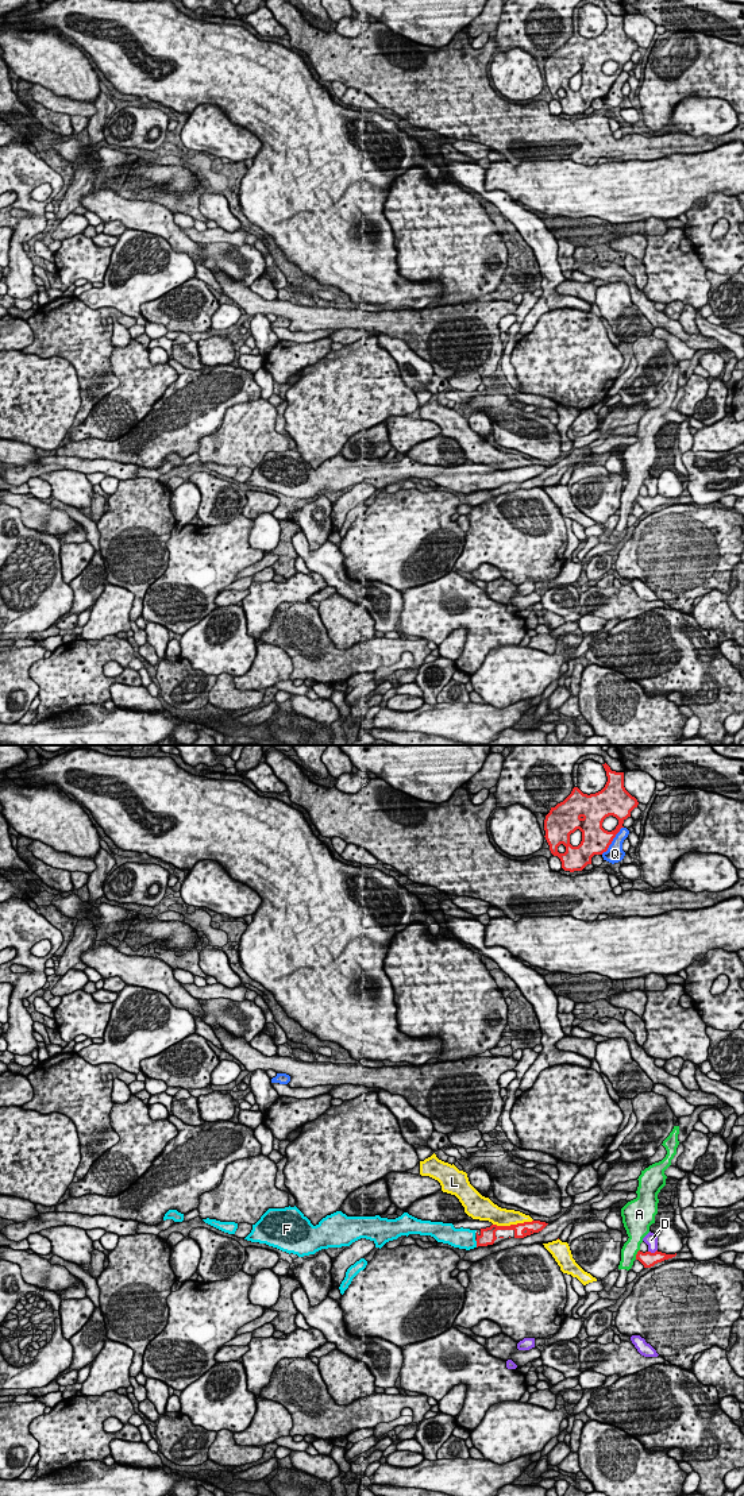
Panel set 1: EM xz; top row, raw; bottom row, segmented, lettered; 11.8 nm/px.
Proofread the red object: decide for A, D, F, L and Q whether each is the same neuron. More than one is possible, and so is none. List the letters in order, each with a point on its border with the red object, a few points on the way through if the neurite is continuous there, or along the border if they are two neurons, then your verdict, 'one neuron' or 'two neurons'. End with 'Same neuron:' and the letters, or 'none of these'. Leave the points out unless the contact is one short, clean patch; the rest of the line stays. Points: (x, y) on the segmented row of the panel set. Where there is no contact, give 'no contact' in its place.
A: contact xz (636, 1254); border xz (639, 1249), (635, 1259); two neurons
D: contact xz (652, 1253); border xz (656, 1249), (648, 1252); two neurons
F: contact xz (477, 1244); one neuron
L: contact xz (512, 1225); two neurons
Q: contact xz (612, 840); two neurons
Same neuron: F

